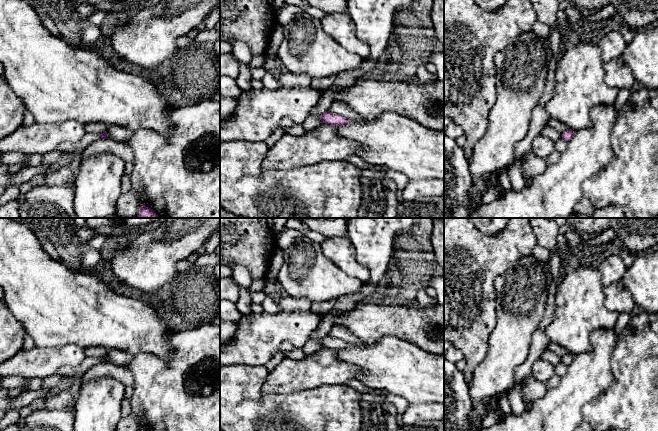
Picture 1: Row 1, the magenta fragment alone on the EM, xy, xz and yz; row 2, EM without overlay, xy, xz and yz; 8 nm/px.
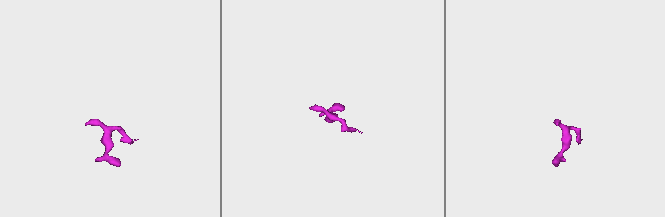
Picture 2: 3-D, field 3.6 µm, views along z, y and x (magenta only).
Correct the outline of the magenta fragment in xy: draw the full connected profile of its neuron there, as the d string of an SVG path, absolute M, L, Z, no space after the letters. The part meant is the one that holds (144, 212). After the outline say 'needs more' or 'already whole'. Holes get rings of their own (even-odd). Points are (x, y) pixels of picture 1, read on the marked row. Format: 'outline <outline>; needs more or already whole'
outline M142 205L139 210L137 216L139 218L159 218L159 216L149 207Z; already whole

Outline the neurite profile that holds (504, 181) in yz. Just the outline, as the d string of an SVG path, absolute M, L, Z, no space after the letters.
M506 170L499 173L498 179L499 179L499 185L503 188L503 190L505 191L512 190L510 179L508 177L508 173Z

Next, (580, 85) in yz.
M580 43L569 48L559 59L555 71L555 92L545 109L552 119L565 124L574 132L592 126L591 111L598 105L613 105L618 89L605 82L605 72L598 45Z

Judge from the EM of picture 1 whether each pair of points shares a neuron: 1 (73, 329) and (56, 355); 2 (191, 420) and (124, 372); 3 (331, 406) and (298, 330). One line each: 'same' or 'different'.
1: different
2: different
3: different

